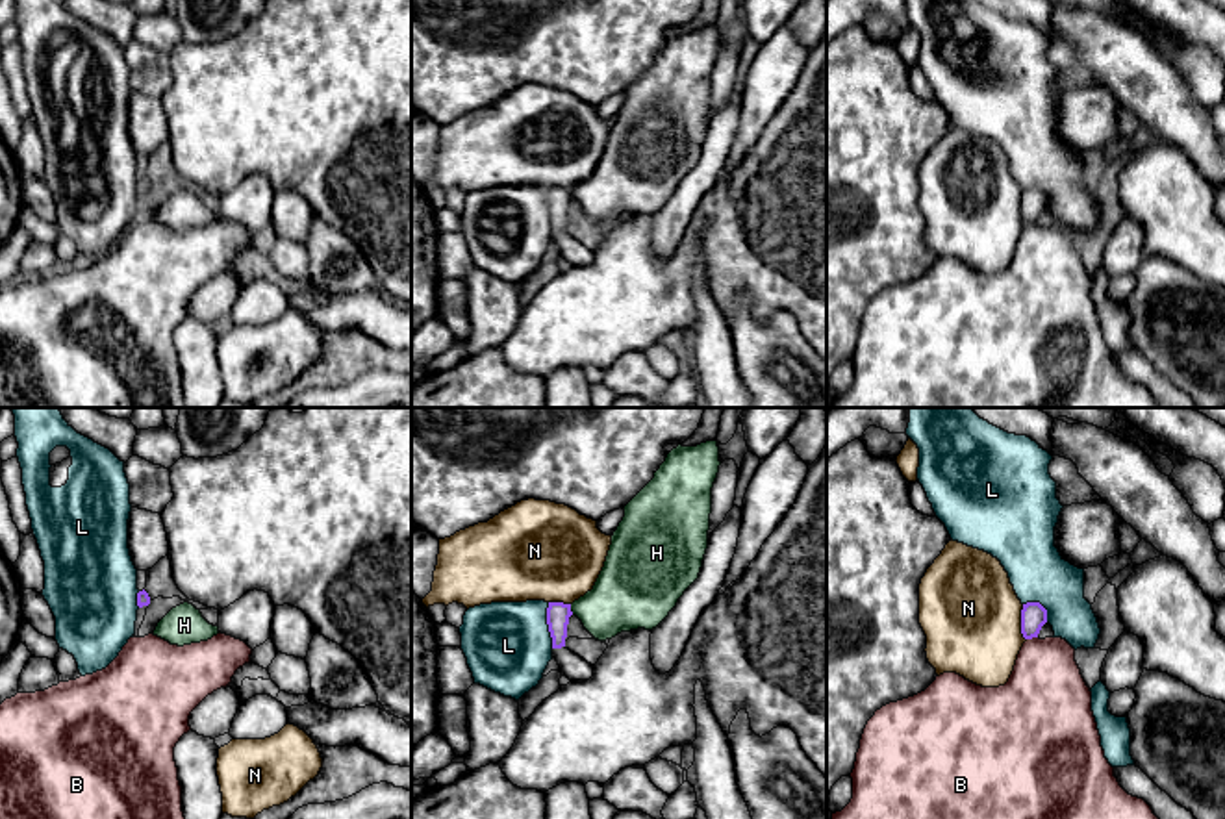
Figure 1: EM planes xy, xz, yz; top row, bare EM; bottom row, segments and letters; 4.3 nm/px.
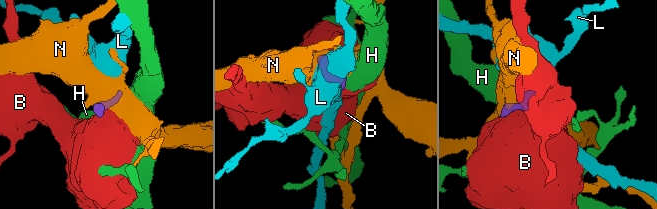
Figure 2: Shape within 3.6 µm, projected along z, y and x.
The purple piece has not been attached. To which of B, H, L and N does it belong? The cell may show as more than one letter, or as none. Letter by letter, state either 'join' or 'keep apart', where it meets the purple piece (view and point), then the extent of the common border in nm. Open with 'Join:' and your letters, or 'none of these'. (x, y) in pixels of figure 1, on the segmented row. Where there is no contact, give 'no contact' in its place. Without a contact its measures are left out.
Join: none of these
B: keep apart; contact yz (1031, 638); length 50 nm
H: keep apart; contact xz (569, 610); length 50 nm
L: keep apart; contact xz (547, 623); length 200 nm
N: keep apart; contact yz (1022, 623); length 160 nm

